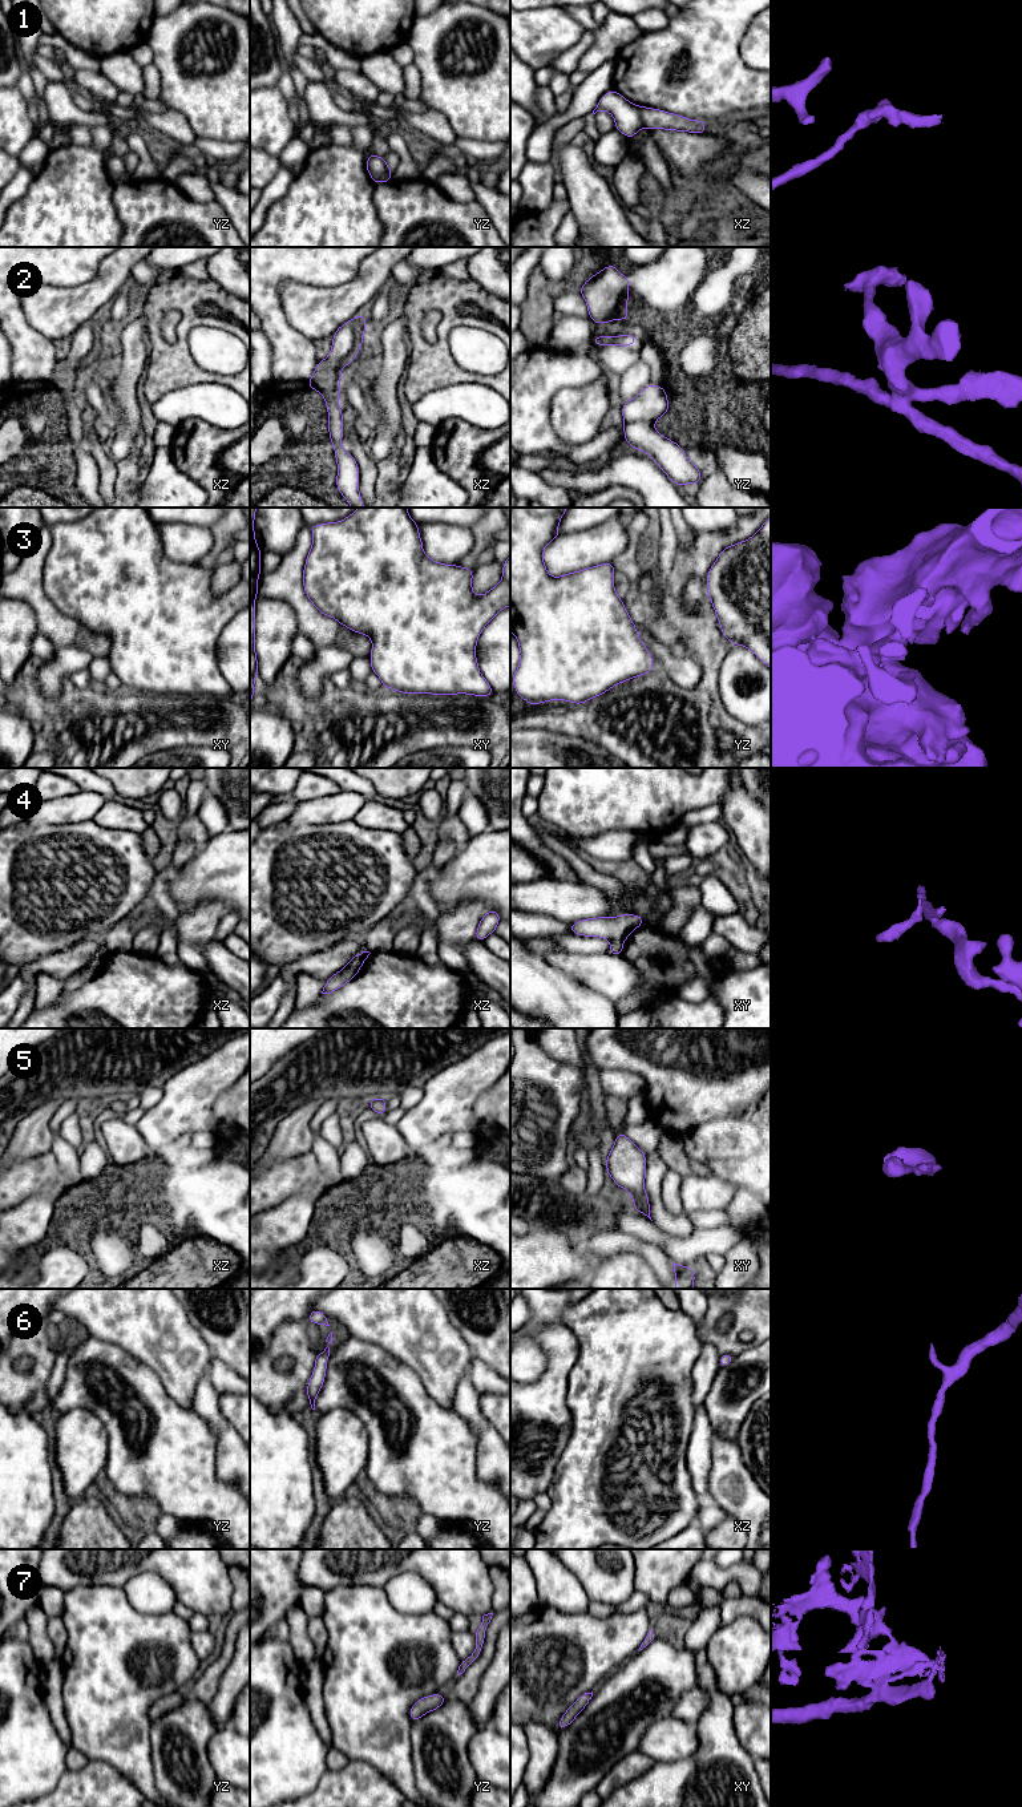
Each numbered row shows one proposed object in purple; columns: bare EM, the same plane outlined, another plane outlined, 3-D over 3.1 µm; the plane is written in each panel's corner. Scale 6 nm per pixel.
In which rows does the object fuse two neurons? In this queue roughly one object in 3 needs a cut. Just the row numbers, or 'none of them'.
1, 2

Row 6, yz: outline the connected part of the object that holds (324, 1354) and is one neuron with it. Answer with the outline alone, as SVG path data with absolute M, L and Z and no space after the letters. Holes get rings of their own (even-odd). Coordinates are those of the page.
M328 1346L322 1353L315 1355L315 1367L307 1383L307 1400L310 1402L312 1410L315 1410L315 1399L324 1383L328 1357Z

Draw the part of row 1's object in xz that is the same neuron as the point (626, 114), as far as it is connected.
M611 89L599 98L593 114L602 110L609 112L615 121L615 129L630 140L643 129L639 109L639 105Z

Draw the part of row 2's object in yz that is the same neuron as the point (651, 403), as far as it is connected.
M649 384L634 399L622 404L623 421L655 423L668 412L670 404L663 387Z

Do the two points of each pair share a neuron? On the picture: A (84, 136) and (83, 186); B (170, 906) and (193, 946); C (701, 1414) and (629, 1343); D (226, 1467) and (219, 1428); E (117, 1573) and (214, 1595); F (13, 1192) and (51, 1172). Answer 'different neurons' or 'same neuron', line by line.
A: different neurons
B: different neurons
C: different neurons
D: same neuron
E: same neuron
F: same neuron

